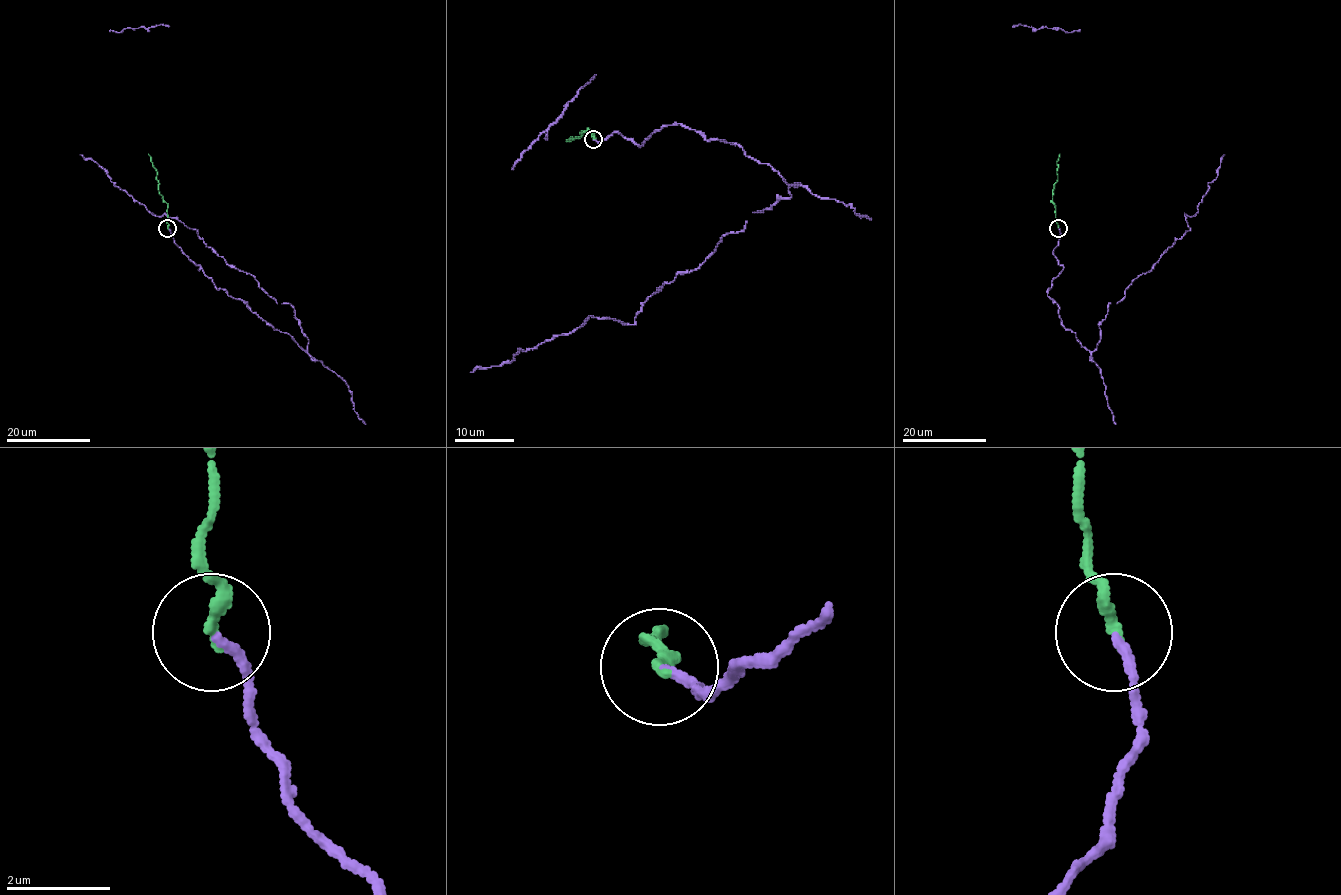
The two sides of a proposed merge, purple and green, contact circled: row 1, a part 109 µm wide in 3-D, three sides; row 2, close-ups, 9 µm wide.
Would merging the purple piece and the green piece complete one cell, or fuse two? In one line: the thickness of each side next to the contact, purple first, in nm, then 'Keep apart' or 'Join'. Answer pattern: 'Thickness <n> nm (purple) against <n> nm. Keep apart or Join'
Thickness 180 nm (purple) against 220 nm. Join

